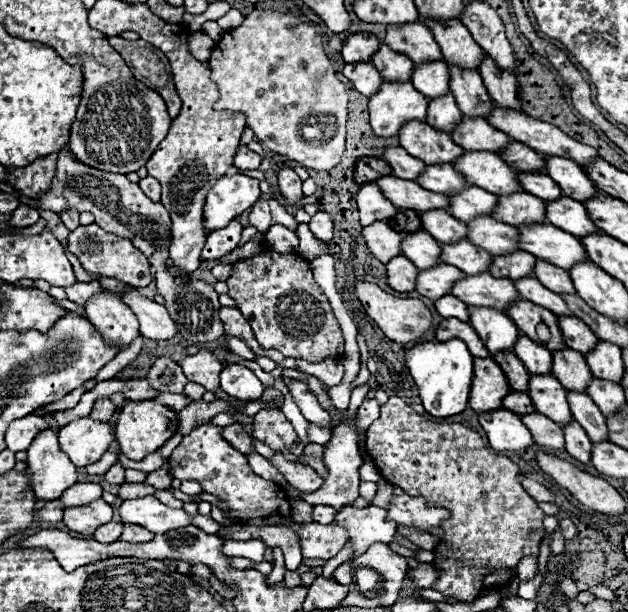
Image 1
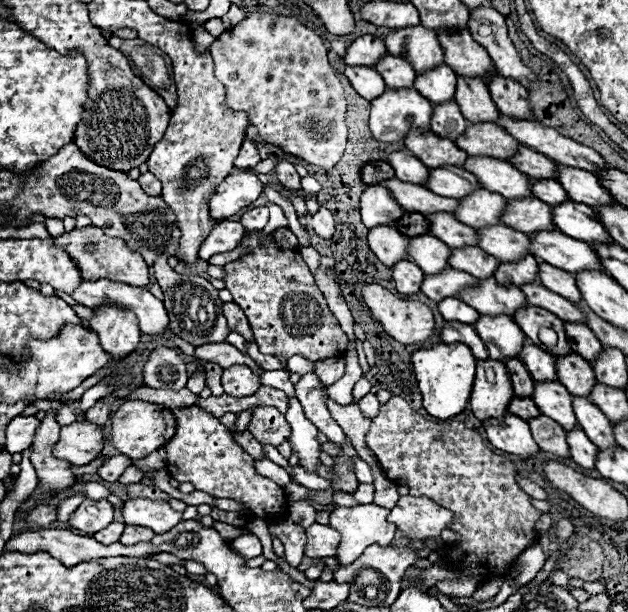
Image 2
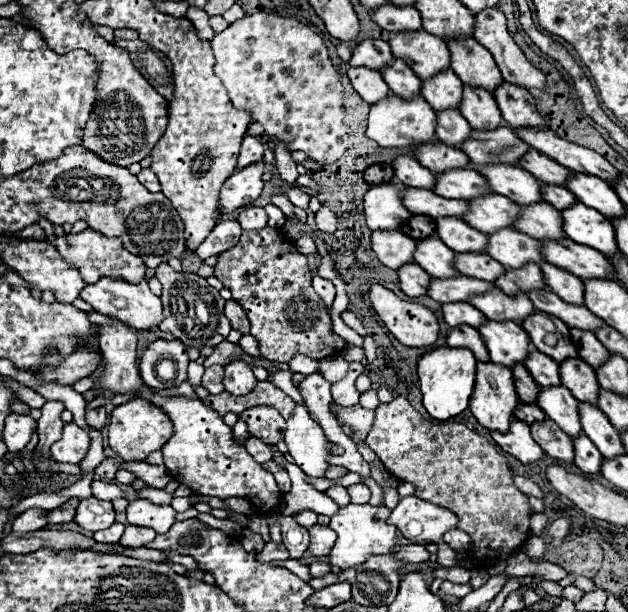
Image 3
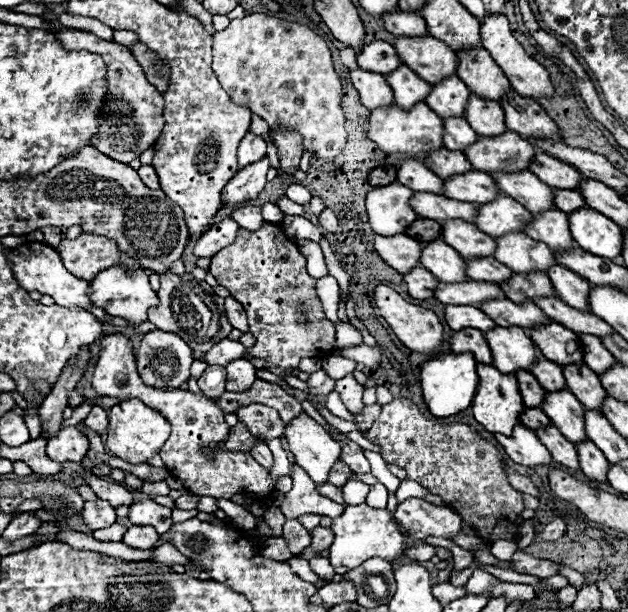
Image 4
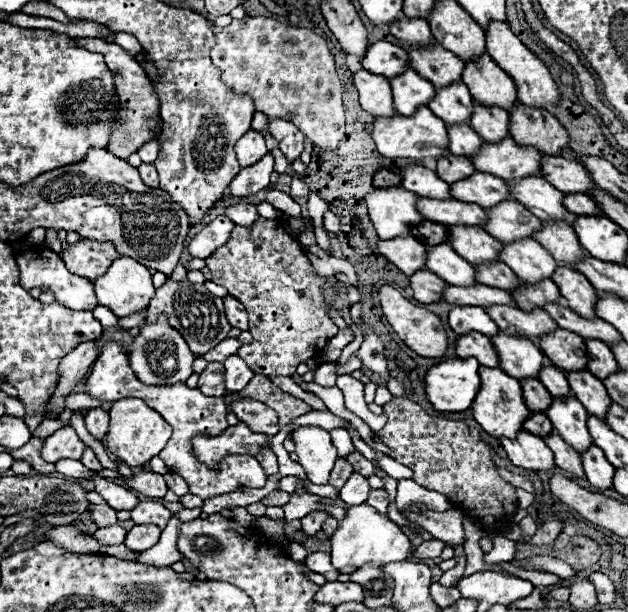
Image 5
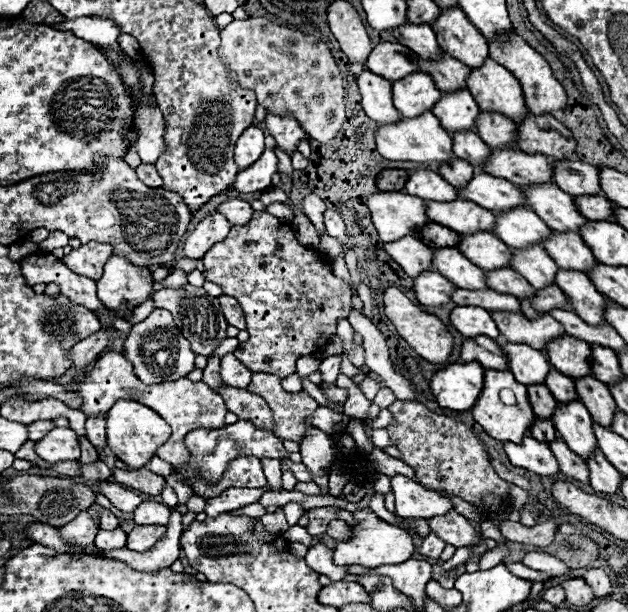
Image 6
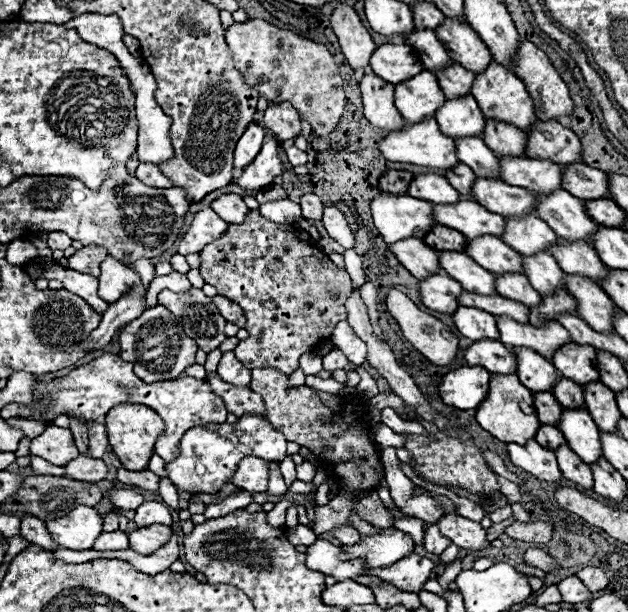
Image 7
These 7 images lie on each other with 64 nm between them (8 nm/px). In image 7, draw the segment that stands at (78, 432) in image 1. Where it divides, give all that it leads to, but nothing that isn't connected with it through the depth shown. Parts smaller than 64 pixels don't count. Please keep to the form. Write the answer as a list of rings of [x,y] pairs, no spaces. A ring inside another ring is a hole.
[[[48,426],[42,436],[34,438],[30,452],[34,456],[44,458],[46,462],[50,462],[54,466],[64,466],[70,460],[80,456],[80,452],[74,444],[72,432],[68,428],[58,428],[58,426]]]

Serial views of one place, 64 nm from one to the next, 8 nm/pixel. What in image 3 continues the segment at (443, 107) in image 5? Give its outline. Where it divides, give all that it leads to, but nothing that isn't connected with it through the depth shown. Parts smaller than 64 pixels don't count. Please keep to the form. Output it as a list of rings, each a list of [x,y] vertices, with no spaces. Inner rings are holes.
[[[442,70],[434,78],[422,80],[420,94],[434,110],[458,108],[462,98],[462,82],[456,78],[456,74],[452,74],[452,70]]]

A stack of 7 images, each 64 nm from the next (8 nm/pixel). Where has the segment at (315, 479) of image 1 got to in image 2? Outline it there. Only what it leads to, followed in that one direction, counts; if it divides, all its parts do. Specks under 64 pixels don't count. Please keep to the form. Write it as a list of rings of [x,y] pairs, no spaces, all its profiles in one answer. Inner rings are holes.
[[[300,464],[292,466],[290,478],[292,478],[296,484],[300,484],[300,486],[304,486],[304,488],[308,488],[308,490],[326,490],[326,488],[330,486],[330,480],[320,478],[316,472],[304,470]]]

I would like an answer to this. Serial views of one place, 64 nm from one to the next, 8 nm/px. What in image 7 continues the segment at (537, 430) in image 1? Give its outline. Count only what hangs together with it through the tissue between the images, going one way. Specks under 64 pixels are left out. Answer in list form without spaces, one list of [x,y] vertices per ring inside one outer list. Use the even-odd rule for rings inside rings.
[[[558,446],[556,450],[556,456],[558,456],[558,464],[560,464],[560,470],[562,474],[580,484],[582,488],[592,488],[594,480],[592,480],[592,472],[590,472],[590,466],[586,462],[582,462],[580,458],[576,458],[576,454],[572,454],[572,450],[568,450],[568,446]]]

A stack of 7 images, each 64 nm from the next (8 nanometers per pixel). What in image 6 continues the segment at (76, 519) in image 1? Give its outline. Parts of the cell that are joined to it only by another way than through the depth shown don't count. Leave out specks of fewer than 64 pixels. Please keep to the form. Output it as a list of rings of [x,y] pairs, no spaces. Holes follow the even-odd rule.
[[[100,510],[100,516],[98,516],[98,526],[104,528],[104,530],[114,530],[118,528],[118,518],[110,512],[110,510]]]

